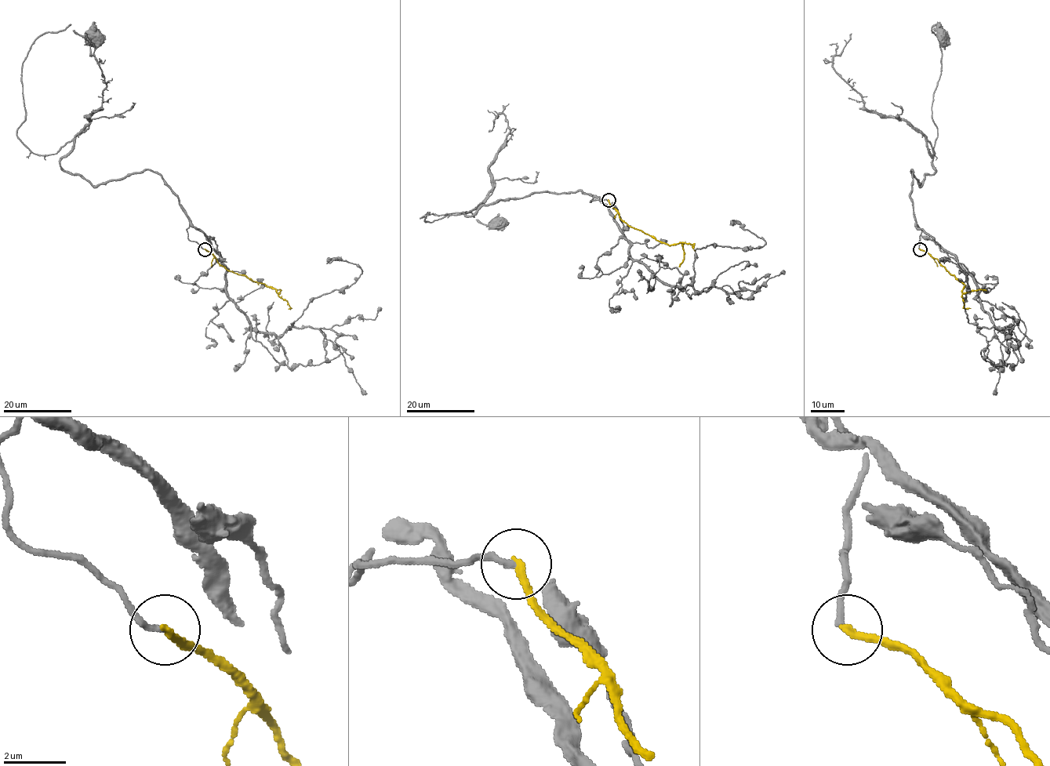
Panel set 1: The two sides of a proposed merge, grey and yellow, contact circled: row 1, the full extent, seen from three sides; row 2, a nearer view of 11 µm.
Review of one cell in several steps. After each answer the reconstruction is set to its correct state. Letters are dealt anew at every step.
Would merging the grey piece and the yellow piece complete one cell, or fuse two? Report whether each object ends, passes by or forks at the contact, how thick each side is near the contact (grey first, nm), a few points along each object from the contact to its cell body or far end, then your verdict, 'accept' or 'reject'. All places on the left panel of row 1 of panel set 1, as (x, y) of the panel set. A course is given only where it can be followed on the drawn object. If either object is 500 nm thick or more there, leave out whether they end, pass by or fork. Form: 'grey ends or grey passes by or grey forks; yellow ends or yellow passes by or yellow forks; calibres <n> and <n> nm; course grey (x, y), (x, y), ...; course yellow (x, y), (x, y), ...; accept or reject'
grey ends; yellow ends; calibres 170 and 240 nm; course grey (205, 249), (159, 175), (93, 186), (60, 166), (72, 140), (41, 155), (17, 136), (30, 45), (95, 37); course yellow (205, 249), (226, 268), (272, 287), (292, 308); reject

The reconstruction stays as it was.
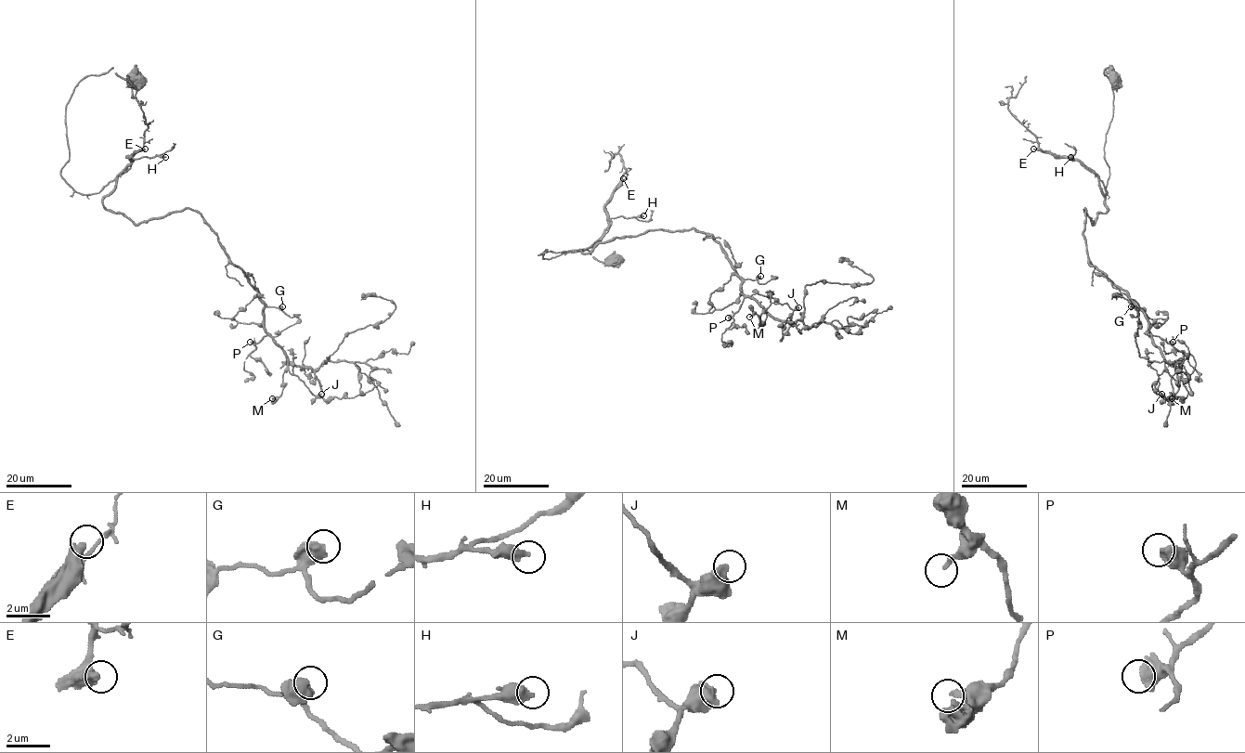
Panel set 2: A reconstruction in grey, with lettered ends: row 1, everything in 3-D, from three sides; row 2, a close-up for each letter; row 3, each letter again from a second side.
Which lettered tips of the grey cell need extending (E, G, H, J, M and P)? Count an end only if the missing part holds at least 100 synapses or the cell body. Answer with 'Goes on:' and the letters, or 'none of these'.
Goes on: E

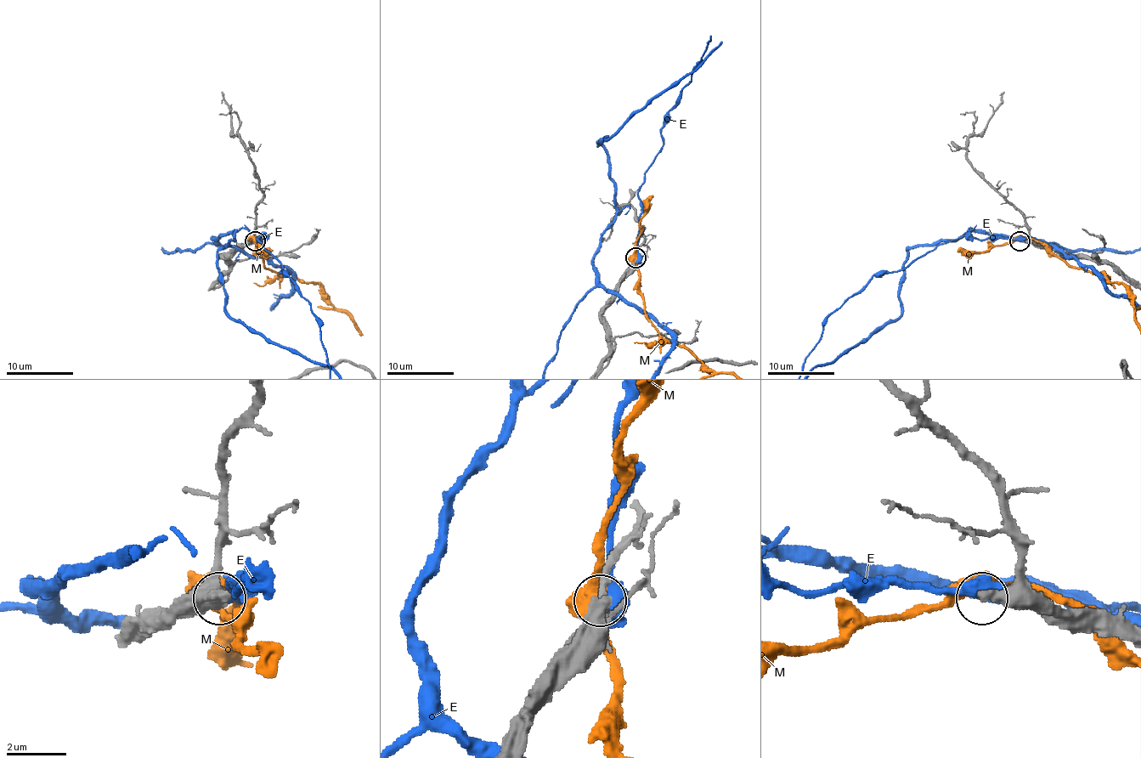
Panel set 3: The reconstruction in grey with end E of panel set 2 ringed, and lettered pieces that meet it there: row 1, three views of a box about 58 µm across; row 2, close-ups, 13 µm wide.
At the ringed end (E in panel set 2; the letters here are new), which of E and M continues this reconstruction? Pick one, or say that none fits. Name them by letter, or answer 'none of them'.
none of them

